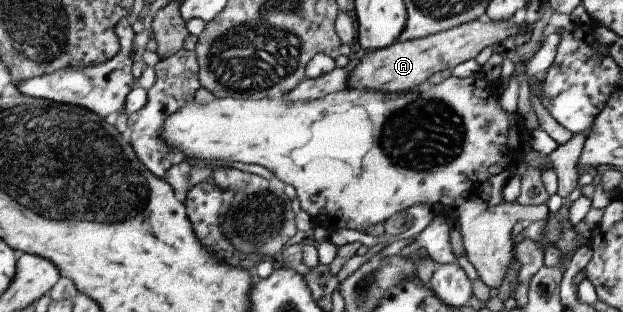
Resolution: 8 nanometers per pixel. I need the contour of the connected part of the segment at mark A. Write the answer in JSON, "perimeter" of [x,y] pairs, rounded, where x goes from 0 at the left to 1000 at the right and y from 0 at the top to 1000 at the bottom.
{"perimeter":[[[767,64],[726,87],[724,93],[657,131],[632,131],[616,154],[587,167],[571,199],[560,237],[559,285],[584,285],[613,295],[648,295],[684,260],[705,224],[726,224],[732,205],[761,186],[774,154],[799,141],[836,103],[835,77],[812,67]]]}

